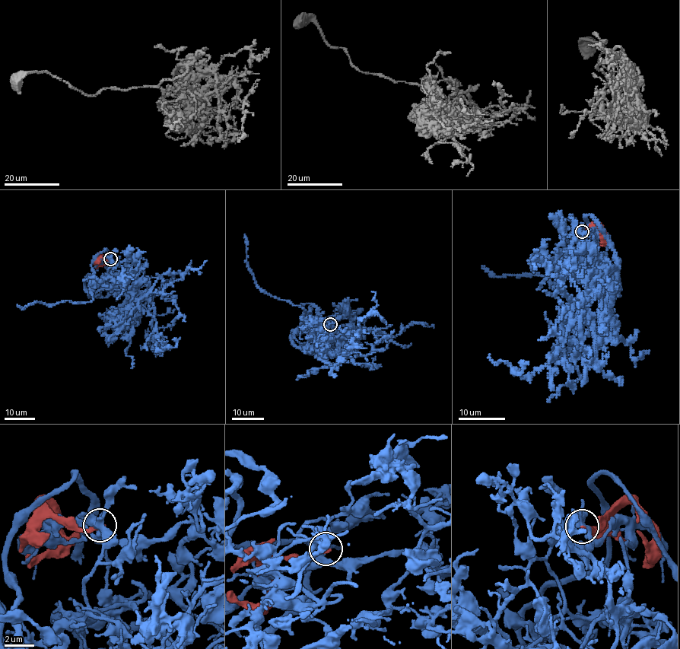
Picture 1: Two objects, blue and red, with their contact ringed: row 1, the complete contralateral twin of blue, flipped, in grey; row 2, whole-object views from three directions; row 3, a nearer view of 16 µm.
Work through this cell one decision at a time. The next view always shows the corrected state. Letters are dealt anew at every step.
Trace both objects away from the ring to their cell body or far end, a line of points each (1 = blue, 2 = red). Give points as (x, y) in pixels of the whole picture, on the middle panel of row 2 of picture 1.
1: (330, 324), (349, 326), (336, 341), (346, 334), (358, 338), (357, 322), (377, 304), (371, 291)
2: (330, 324), (320, 325), (315, 336), (309, 333)

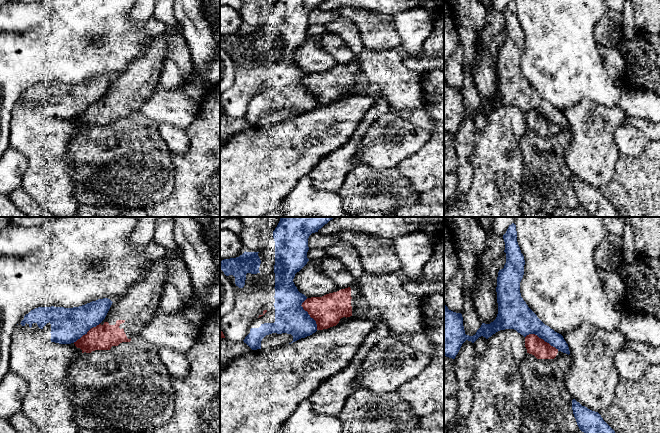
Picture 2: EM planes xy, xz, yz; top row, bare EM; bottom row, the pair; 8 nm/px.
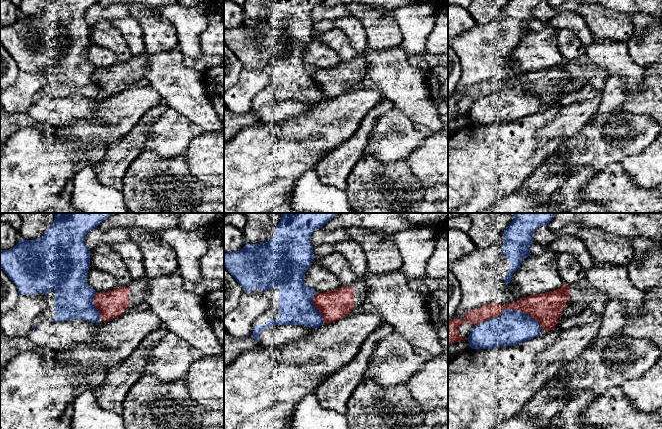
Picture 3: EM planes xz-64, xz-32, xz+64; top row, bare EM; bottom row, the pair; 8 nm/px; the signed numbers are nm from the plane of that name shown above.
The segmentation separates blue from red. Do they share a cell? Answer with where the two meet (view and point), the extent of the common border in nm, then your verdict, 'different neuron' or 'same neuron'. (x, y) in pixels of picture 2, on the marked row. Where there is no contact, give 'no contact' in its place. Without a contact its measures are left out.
yz (542, 338) | 300 nm | different neuron

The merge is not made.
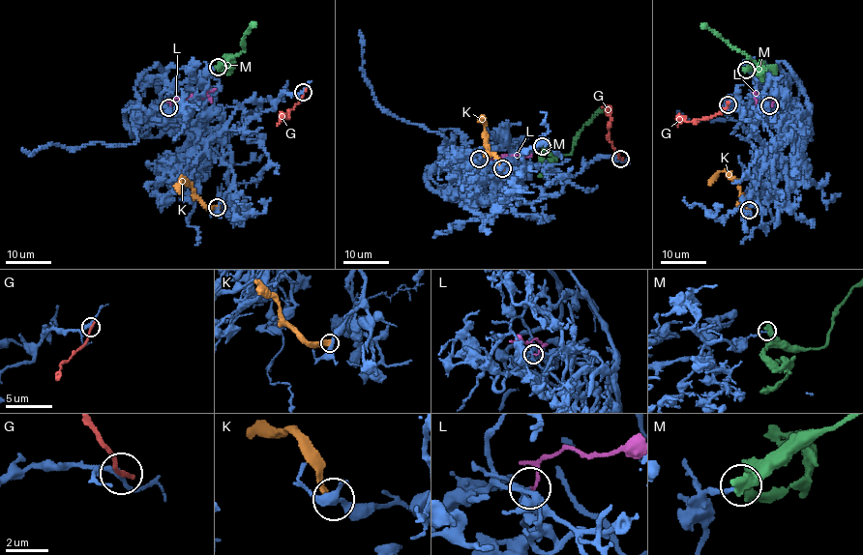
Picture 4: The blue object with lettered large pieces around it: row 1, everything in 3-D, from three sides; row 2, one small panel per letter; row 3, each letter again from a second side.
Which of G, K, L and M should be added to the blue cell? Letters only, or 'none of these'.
none of these

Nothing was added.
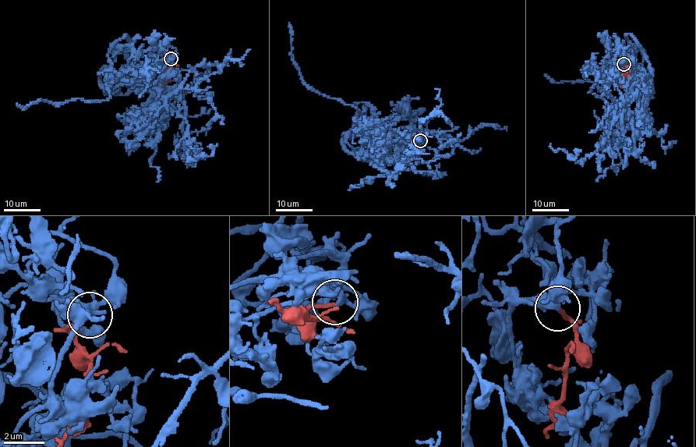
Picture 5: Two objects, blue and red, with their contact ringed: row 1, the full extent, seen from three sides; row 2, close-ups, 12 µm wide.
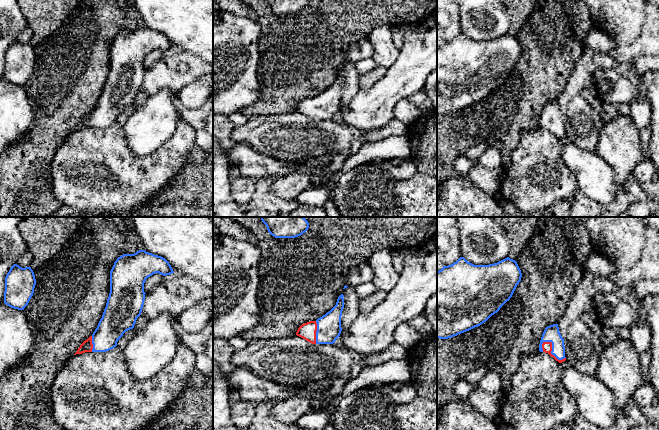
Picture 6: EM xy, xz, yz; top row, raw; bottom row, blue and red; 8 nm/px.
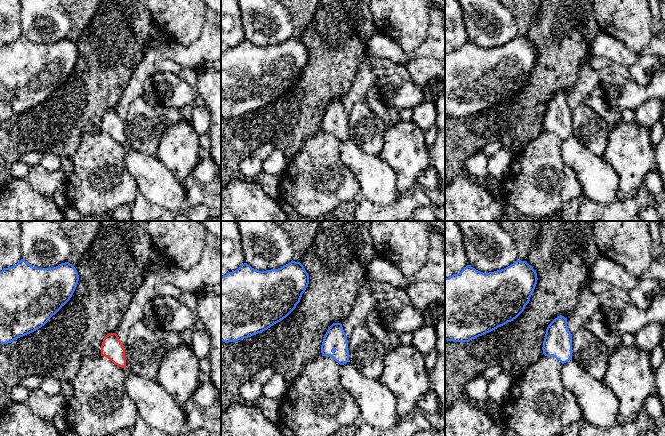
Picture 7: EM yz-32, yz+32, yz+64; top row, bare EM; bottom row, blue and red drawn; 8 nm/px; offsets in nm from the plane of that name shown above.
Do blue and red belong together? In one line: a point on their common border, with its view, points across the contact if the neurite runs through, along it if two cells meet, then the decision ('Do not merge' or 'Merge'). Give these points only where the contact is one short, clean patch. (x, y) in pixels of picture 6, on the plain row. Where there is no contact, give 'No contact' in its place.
Touches blue at yz (551, 127). Path across: yz (551, 109), (551, 127), (546, 122). Merge

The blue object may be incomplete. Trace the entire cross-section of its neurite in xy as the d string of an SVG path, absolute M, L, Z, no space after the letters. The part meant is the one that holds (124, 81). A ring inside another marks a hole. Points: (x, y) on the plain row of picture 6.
M139 26L118 33L110 47L110 69L102 94L93 110L77 128L106 128L117 122L123 110L134 104L145 76L144 59L155 49L174 49L169 38L158 31Z

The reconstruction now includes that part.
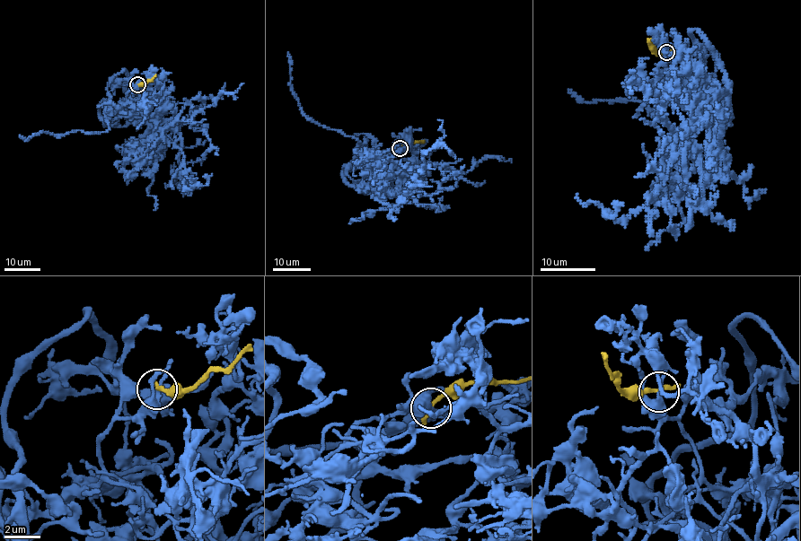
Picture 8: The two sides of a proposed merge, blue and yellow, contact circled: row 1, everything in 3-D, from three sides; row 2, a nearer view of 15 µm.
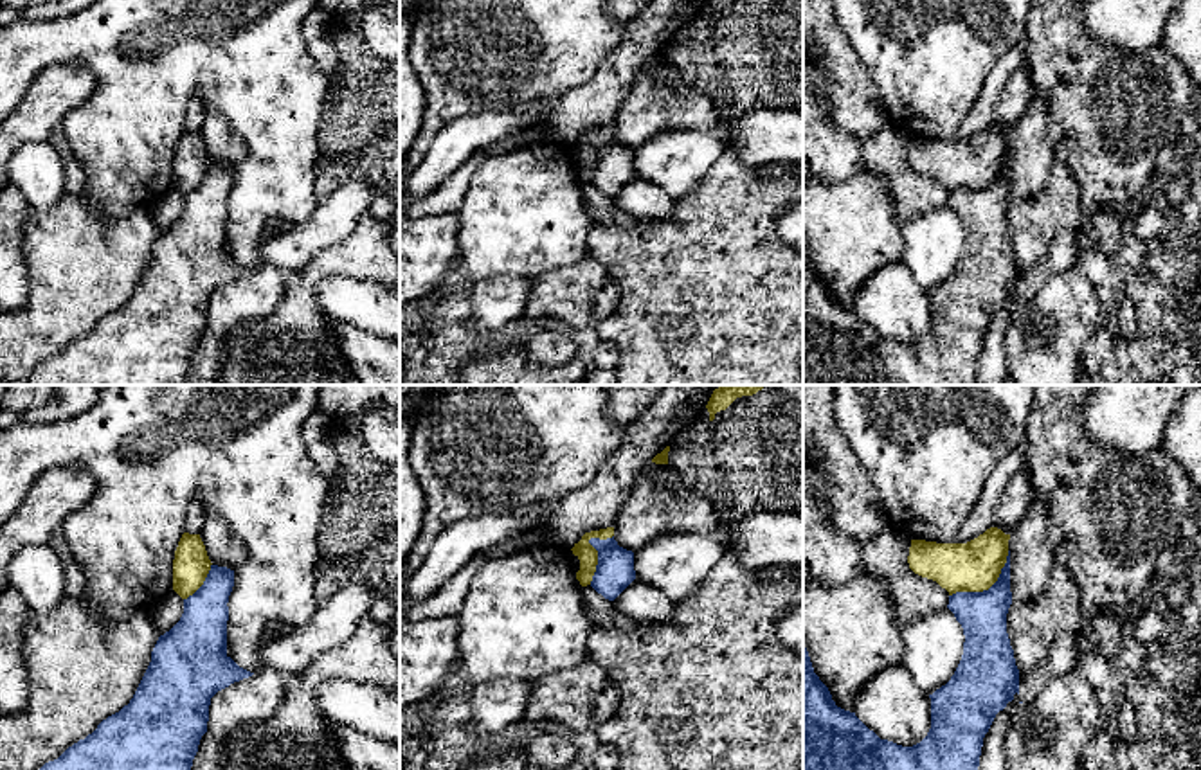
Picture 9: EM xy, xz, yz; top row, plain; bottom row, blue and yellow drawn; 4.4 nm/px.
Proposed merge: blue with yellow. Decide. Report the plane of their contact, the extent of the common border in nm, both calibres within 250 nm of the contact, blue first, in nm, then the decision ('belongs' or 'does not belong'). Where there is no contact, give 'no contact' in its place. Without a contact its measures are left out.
contact in yz; length 340 nm; calibres 200 and 220 nm; does not belong

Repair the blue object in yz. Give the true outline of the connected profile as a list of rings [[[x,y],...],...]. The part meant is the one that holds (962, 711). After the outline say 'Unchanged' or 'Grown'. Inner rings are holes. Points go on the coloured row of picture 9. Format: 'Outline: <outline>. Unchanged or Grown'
Outline: [[[1010,551],[998,581],[983,592],[956,592],[947,608],[963,628],[962,660],[951,680],[931,698],[931,729],[913,745],[880,739],[855,712],[835,705],[828,687],[814,673],[803,644],[803,770],[978,770],[983,738],[996,714],[1019,694],[1019,669],[1007,633],[1012,604]]]. Unchanged

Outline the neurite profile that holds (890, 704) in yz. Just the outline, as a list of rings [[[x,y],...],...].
[[[900,664],[882,669],[861,687],[855,716],[880,739],[913,747],[931,729],[931,698]]]

